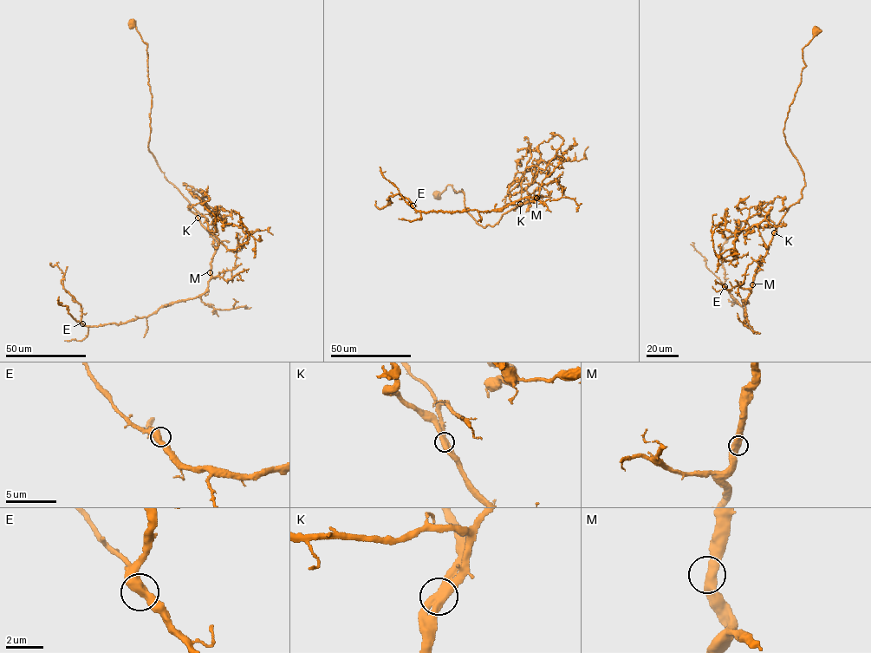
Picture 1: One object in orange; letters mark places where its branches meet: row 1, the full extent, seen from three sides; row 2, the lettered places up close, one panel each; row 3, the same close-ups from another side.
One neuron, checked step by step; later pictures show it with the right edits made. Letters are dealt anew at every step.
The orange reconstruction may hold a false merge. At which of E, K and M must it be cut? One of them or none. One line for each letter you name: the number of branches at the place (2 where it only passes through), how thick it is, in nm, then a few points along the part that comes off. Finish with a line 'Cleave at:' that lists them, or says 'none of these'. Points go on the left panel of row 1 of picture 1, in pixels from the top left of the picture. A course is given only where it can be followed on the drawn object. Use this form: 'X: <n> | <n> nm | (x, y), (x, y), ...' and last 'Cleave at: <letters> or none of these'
Cleave at: none of these

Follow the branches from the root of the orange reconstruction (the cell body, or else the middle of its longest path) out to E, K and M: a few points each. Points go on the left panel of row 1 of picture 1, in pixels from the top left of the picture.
E: (132, 22), (147, 45), (152, 98), (148, 149), (217, 247), (211, 278), (201, 295), (125, 323), (82, 323)
K: (132, 22), (147, 45), (148, 84), (152, 98), (148, 148), (164, 177), (196, 210), (198, 218)
M: (132, 22), (147, 45), (152, 98), (148, 148), (164, 177), (196, 210), (201, 224), (217, 242), (210, 272)

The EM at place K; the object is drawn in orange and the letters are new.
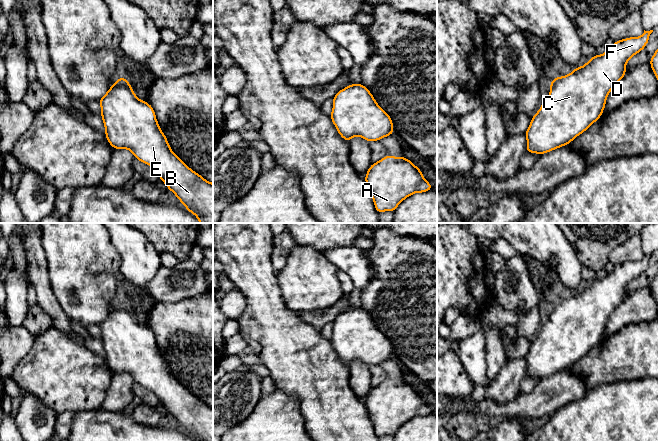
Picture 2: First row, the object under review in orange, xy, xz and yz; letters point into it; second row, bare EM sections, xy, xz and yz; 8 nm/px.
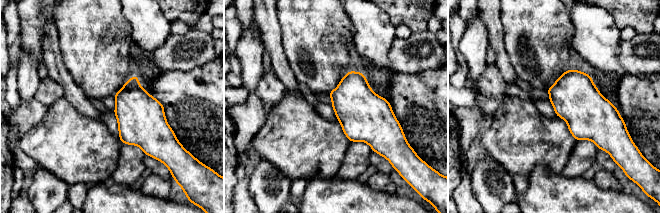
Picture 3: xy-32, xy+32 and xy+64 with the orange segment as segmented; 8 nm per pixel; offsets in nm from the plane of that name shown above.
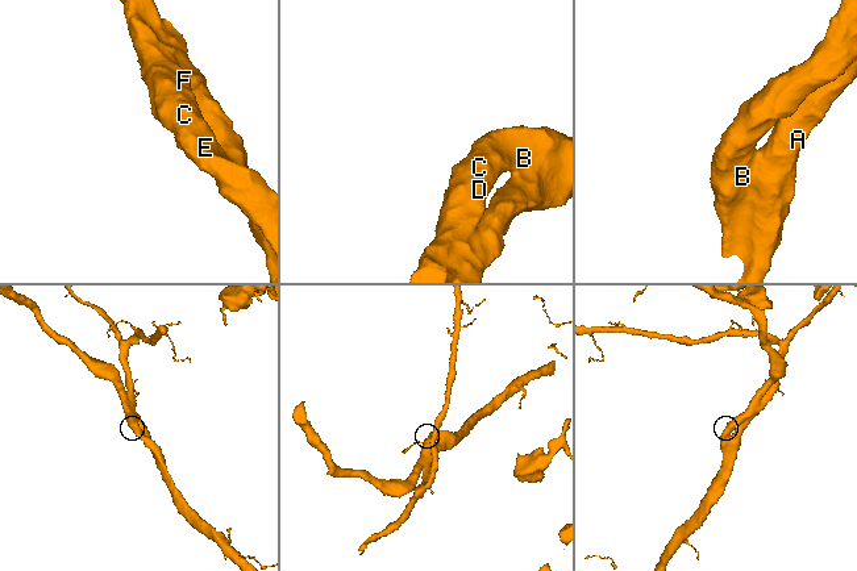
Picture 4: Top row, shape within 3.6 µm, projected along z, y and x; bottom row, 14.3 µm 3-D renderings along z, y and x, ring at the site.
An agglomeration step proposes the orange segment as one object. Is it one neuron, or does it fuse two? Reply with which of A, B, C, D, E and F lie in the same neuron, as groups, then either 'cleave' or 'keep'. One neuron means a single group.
A B C D E F; keep

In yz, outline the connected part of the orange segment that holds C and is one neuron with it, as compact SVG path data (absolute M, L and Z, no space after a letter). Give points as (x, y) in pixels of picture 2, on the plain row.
M653 254L640 261L614 265L611 273L595 279L582 291L550 307L549 320L524 357L526 376L539 380L568 369L599 344L608 318L625 300L627 286L642 275Z

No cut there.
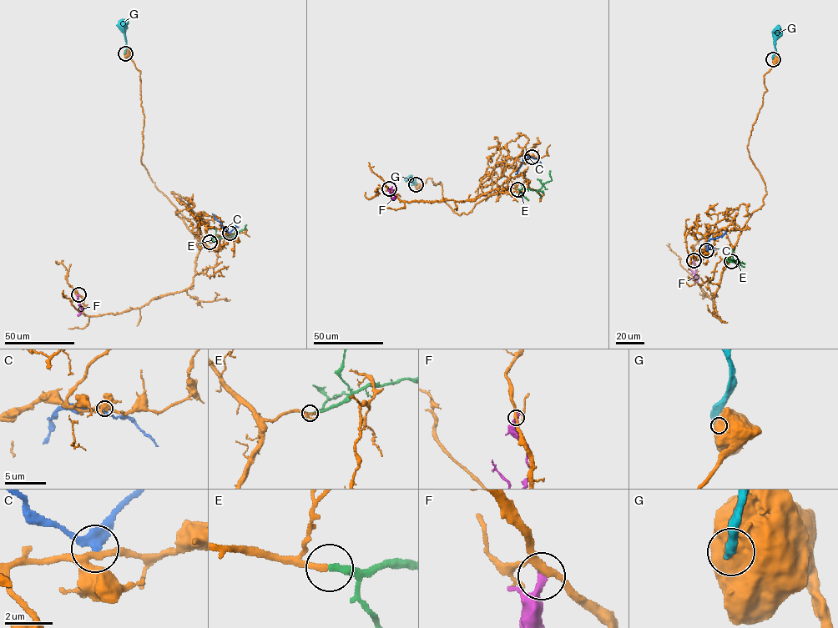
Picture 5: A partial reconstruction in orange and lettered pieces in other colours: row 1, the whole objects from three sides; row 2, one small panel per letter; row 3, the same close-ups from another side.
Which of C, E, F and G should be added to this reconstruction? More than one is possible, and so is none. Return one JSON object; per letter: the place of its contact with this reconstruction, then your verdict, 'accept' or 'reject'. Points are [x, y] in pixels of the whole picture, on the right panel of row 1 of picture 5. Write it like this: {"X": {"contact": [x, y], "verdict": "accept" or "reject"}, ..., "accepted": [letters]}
{"C": {"contact": [706, 250], "verdict": "reject"}, "E": {"contact": [731, 261], "verdict": "accept"}, "F": {"contact": [694, 260], "verdict": "reject"}, "G": {"contact": [773, 59], "verdict": "reject"}, "accepted": ["E"]}

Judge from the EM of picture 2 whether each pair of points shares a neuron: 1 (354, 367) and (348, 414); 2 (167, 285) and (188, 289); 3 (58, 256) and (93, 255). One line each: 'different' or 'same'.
1: different
2: same
3: same

